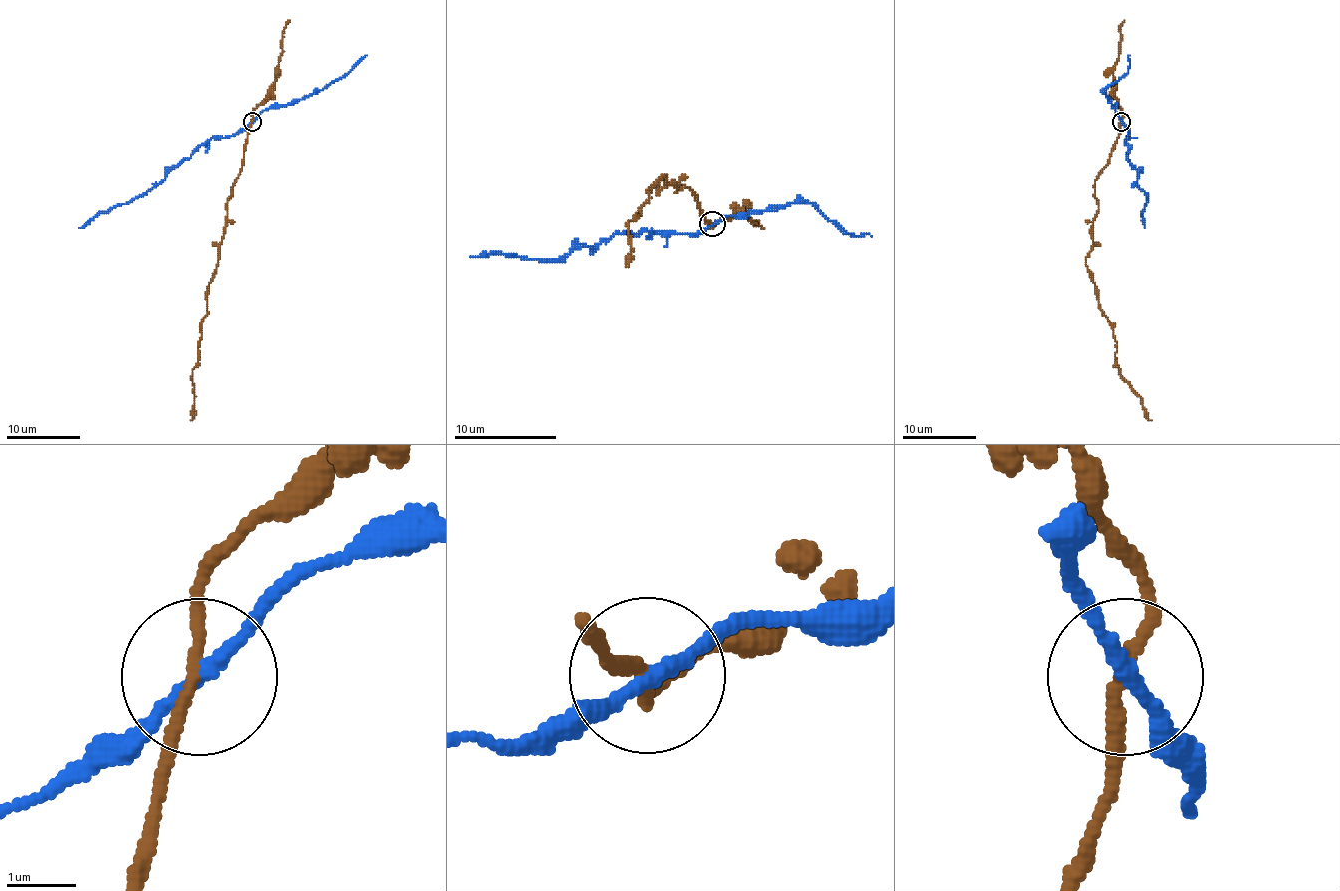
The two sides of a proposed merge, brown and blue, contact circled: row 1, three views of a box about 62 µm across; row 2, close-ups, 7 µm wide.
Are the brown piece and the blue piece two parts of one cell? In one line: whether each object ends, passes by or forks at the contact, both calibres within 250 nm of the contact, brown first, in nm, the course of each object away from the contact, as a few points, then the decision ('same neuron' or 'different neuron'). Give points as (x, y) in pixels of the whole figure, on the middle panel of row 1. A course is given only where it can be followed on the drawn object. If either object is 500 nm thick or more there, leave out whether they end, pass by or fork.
brown passes by; blue passes by; calibres 160 and 200 nm; course brown (713, 223), (687, 187), (677, 192), (664, 174), (628, 223), (631, 256), (626, 267); course blue (713, 223), (700, 233), (649, 231), (616, 233), (598, 246), (575, 246), (557, 259), (495, 254), (470, 256); same neuron

